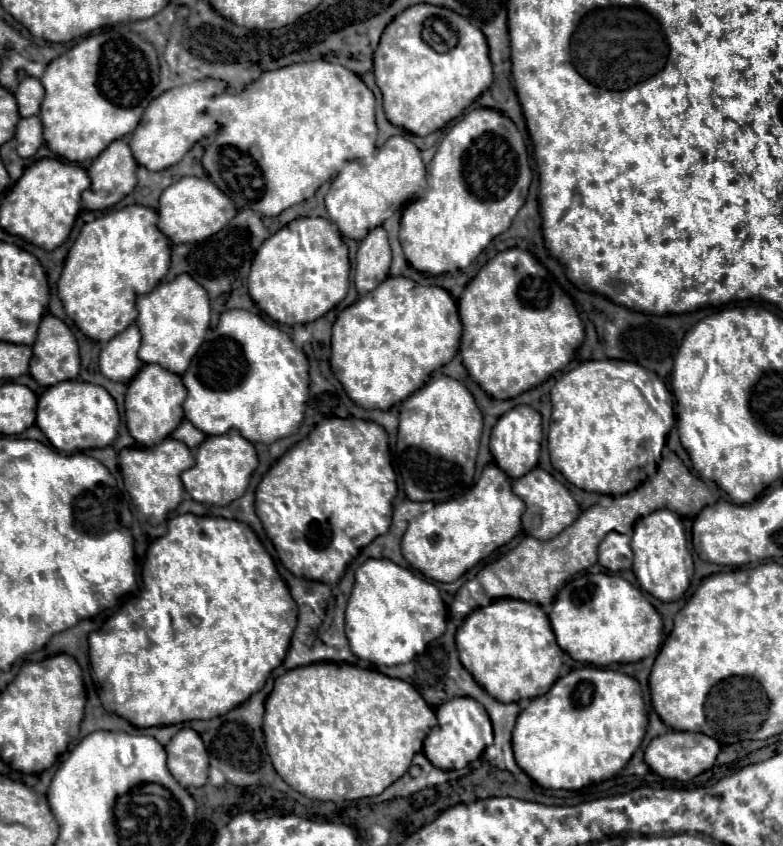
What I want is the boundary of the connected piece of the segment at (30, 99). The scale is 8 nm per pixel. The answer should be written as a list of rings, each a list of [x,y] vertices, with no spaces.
[[[24,78],[14,96],[18,100],[18,110],[20,110],[22,118],[40,114],[40,104],[44,98],[44,86],[40,84],[38,78]]]

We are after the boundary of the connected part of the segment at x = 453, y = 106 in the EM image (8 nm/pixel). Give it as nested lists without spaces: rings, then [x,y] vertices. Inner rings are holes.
[[[434,4],[410,6],[386,26],[374,52],[374,76],[384,96],[386,118],[394,126],[400,126],[416,136],[428,136],[460,116],[492,84],[492,62],[488,56],[486,36],[454,10]]]

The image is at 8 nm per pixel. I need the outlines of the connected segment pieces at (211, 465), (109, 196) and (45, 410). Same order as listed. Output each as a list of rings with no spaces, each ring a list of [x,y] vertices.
[[[230,430],[222,436],[208,436],[196,452],[196,464],[182,474],[182,482],[186,492],[200,504],[226,506],[232,500],[240,498],[250,482],[252,472],[258,466],[254,446],[242,438],[236,430]]]
[[[124,140],[112,142],[88,168],[92,186],[82,194],[82,208],[104,210],[118,204],[134,190],[136,168],[130,146]]]
[[[66,380],[50,386],[38,400],[36,426],[44,432],[50,444],[66,454],[88,448],[106,448],[118,436],[120,414],[114,398],[102,388],[82,380]]]

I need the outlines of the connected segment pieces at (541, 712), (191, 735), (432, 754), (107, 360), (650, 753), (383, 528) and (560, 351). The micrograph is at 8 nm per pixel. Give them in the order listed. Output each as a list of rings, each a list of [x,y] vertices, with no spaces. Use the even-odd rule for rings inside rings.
[[[584,666],[568,672],[564,678],[556,680],[554,686],[530,700],[516,720],[512,734],[512,748],[516,764],[542,788],[552,790],[580,790],[588,784],[604,782],[616,776],[638,750],[648,726],[648,716],[644,710],[642,690],[638,680],[608,668]]]
[[[182,728],[168,744],[168,770],[184,786],[204,786],[208,782],[210,754],[202,738],[192,728]]]
[[[452,698],[444,702],[440,708],[436,708],[438,726],[432,728],[432,732],[424,740],[424,754],[436,768],[442,770],[464,768],[484,752],[486,744],[482,738],[482,728],[470,716],[470,708],[474,706],[474,702],[476,702],[474,698]]]
[[[130,324],[122,334],[114,336],[108,346],[100,354],[100,372],[102,372],[102,356],[104,356],[104,376],[114,382],[128,384],[144,366],[138,358],[140,334],[138,326]]]
[[[666,732],[658,738],[654,738],[646,752],[644,752],[644,760],[646,764],[662,778],[670,778],[670,780],[692,780],[694,776],[702,774],[704,770],[710,770],[716,756],[720,752],[720,744],[706,736],[706,734],[692,734],[692,732]]]
[[[326,418],[266,472],[256,488],[256,514],[286,570],[298,578],[336,584],[360,550],[388,532],[394,496],[396,474],[390,464],[386,430],[368,420]]]
[[[510,248],[498,252],[466,286],[458,300],[464,334],[460,340],[462,362],[480,388],[496,400],[516,398],[518,394],[542,384],[558,370],[564,370],[584,340],[584,326],[572,298],[560,288],[552,274],[528,252]]]

